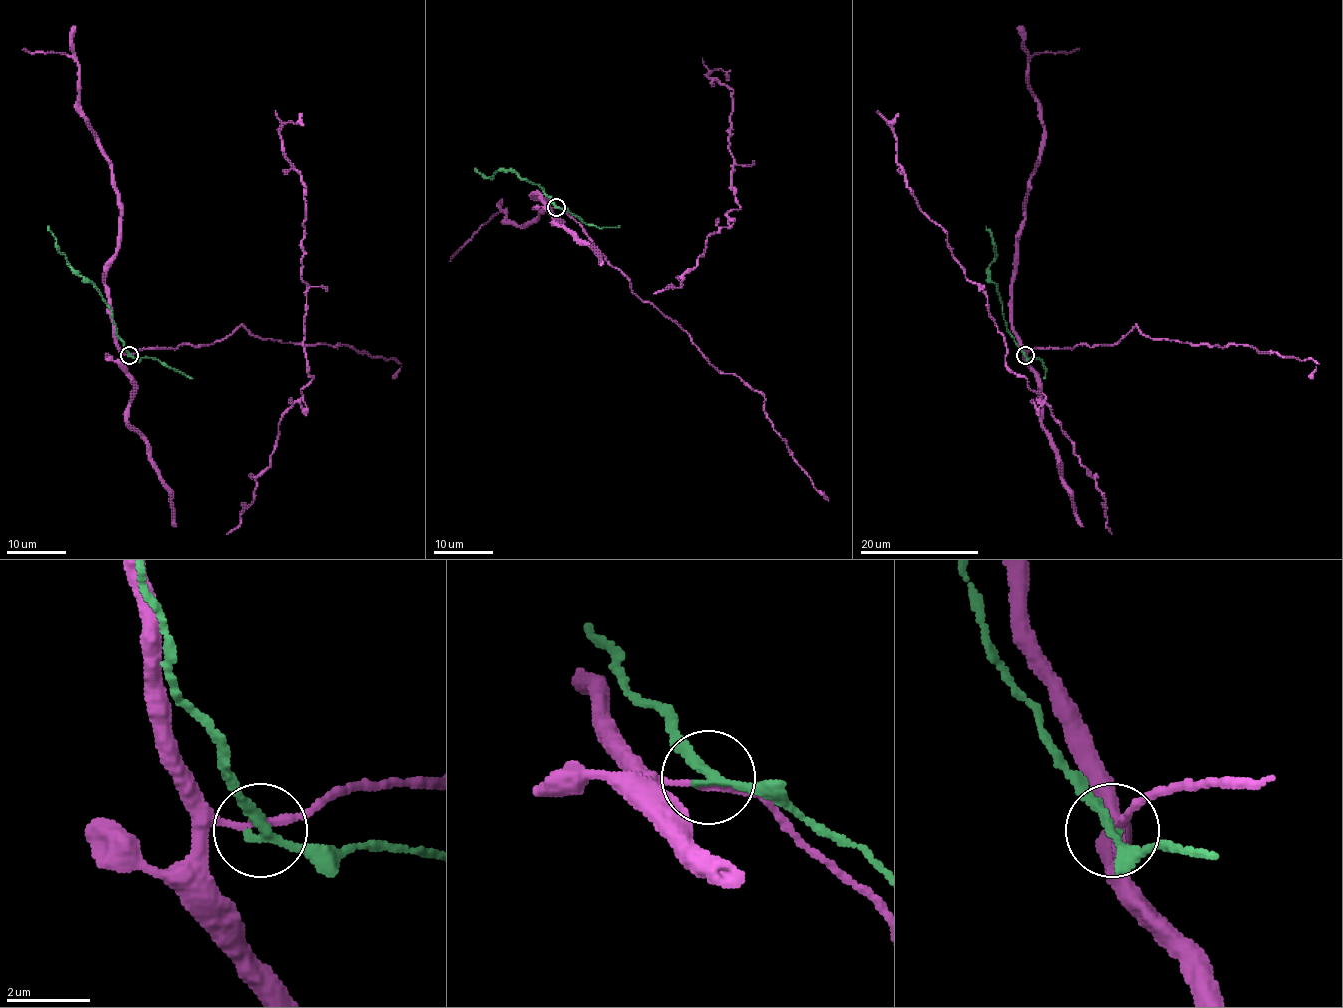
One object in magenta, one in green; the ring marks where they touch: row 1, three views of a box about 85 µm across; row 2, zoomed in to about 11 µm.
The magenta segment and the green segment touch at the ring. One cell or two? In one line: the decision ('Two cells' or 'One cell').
Two cells

